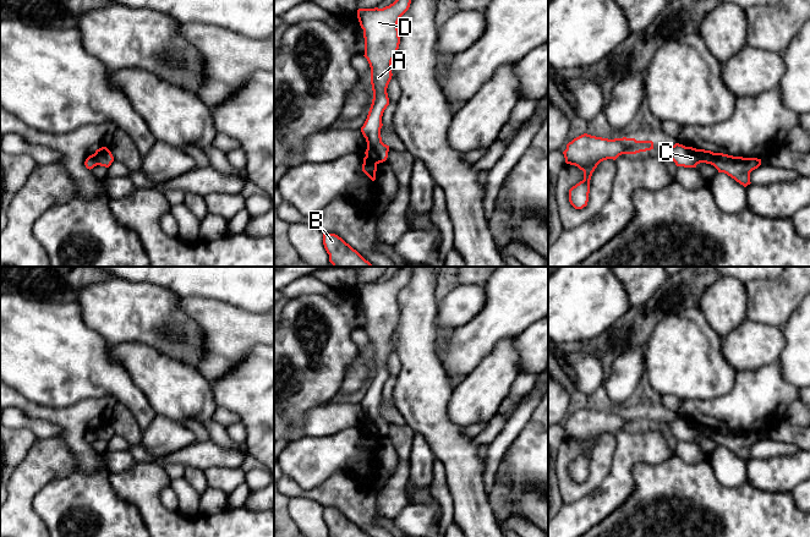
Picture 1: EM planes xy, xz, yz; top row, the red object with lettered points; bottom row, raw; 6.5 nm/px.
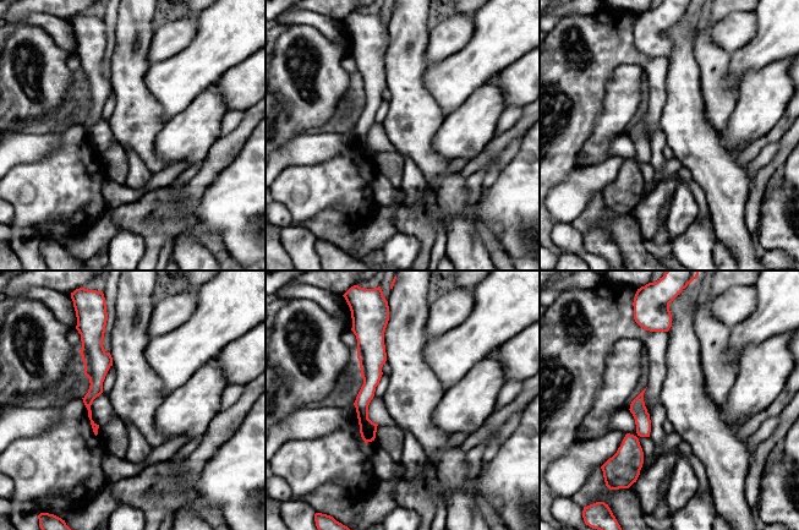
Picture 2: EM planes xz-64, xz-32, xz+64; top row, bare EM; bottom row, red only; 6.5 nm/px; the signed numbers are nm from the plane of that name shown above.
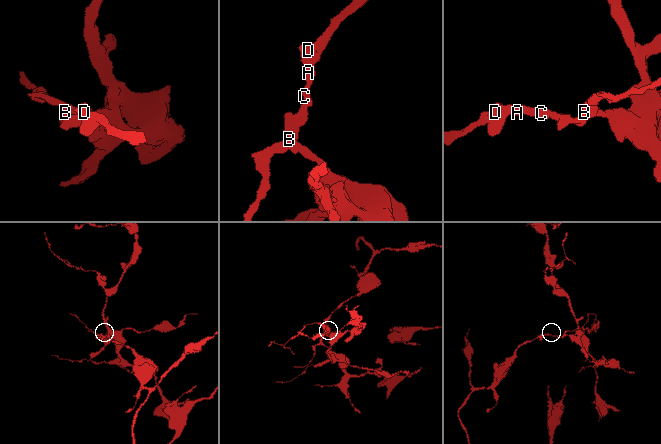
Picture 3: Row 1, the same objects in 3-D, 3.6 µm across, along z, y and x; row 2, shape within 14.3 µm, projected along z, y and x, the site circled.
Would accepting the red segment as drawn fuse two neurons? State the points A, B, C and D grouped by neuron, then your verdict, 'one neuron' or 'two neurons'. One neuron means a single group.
A C D / B | two neurons

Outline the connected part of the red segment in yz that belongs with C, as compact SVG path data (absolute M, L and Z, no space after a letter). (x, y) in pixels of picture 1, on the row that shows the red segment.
M679 143L672 146L666 155L669 157L677 166L684 168L696 168L700 163L712 164L715 158L715 153L711 150L685 147Z

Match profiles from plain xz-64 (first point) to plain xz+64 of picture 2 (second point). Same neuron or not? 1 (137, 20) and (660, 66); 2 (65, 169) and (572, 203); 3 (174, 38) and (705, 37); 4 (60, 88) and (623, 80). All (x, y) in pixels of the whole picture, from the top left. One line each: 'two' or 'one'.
1: two
2: one
3: two
4: two

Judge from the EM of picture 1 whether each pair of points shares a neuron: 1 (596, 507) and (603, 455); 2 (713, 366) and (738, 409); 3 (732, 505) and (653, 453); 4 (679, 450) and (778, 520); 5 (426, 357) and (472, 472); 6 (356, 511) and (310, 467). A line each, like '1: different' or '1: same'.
1: different
2: different
3: different
4: different
5: same
6: different

